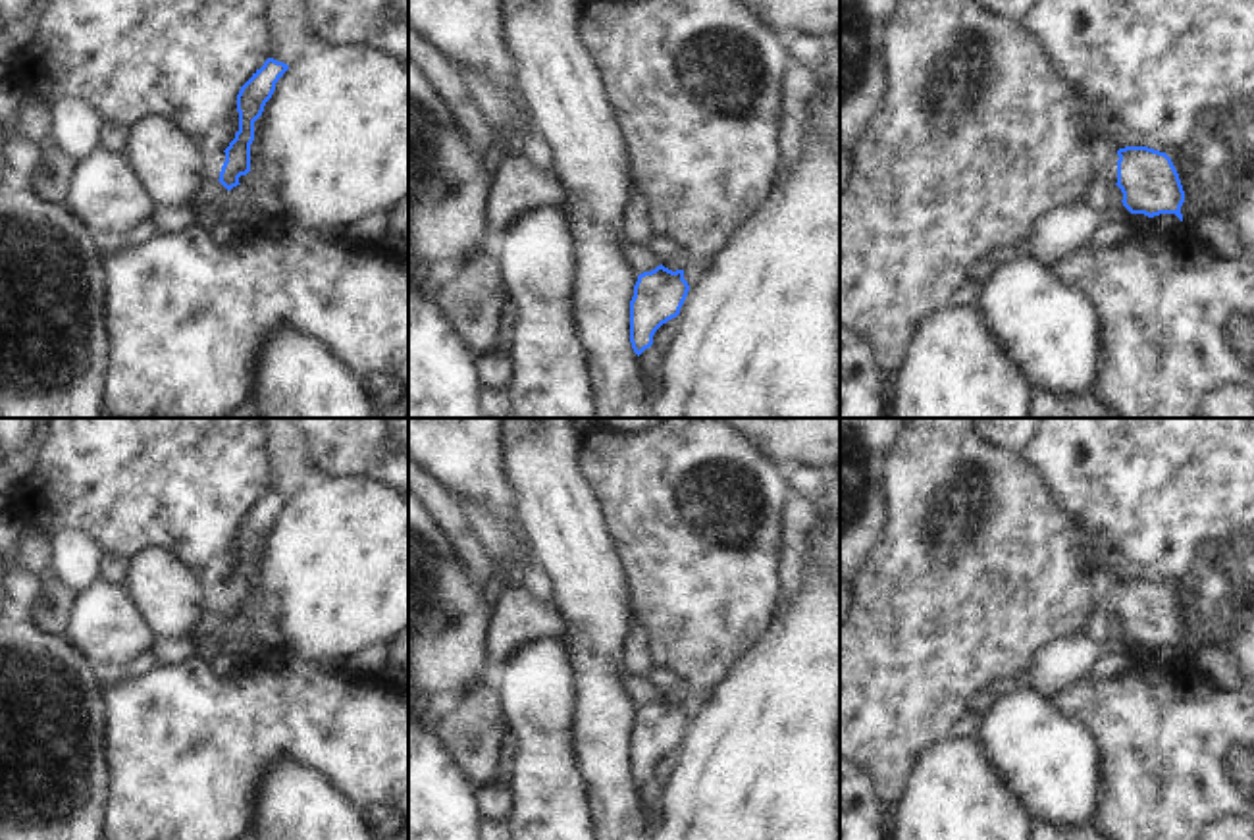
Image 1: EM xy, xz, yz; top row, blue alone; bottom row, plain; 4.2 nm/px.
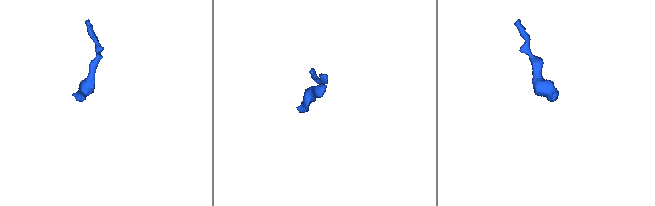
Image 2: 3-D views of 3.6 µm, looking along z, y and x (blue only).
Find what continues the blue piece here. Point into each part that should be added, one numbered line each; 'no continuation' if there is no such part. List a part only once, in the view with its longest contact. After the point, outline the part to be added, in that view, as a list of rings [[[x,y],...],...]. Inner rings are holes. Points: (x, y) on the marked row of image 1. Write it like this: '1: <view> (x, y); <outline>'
no continuation

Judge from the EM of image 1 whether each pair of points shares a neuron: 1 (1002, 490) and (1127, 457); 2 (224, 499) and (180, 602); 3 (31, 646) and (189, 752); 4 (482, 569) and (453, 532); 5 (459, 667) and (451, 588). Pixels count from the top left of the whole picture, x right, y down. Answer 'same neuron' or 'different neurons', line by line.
1: different neurons
2: different neurons
3: different neurons
4: same neuron
5: same neuron

